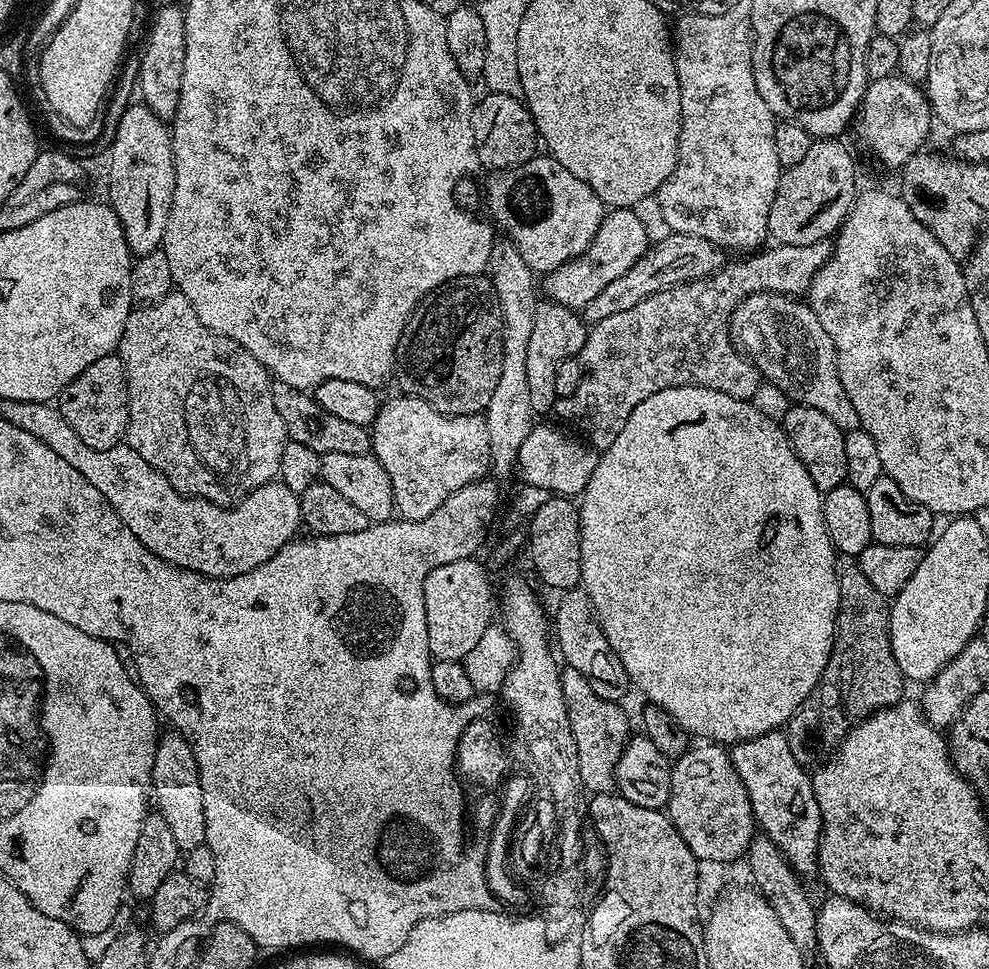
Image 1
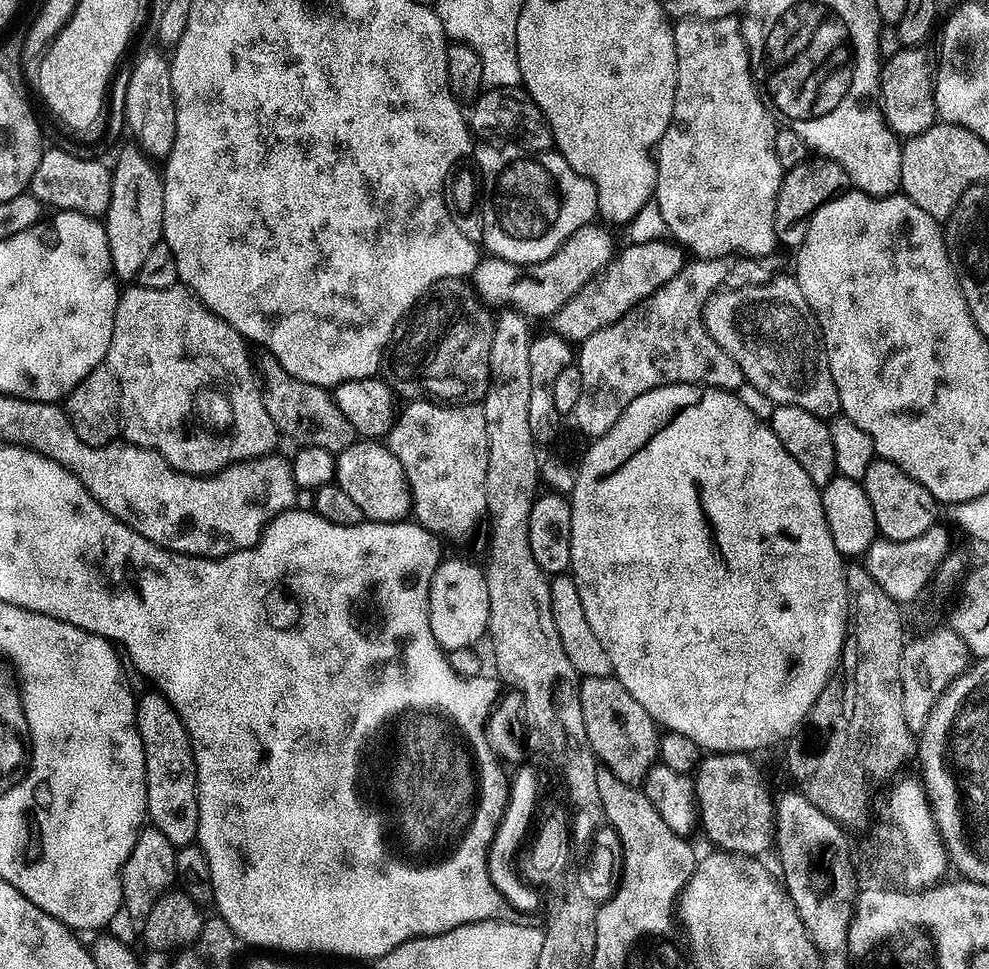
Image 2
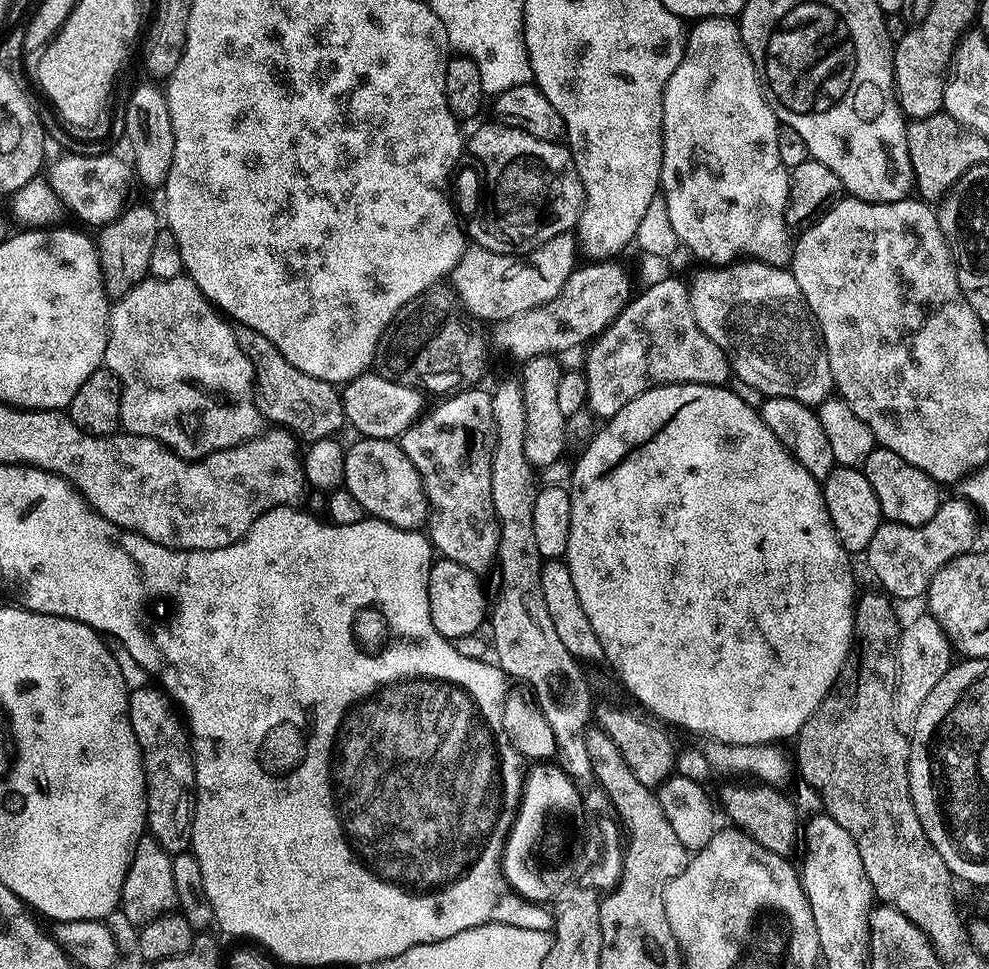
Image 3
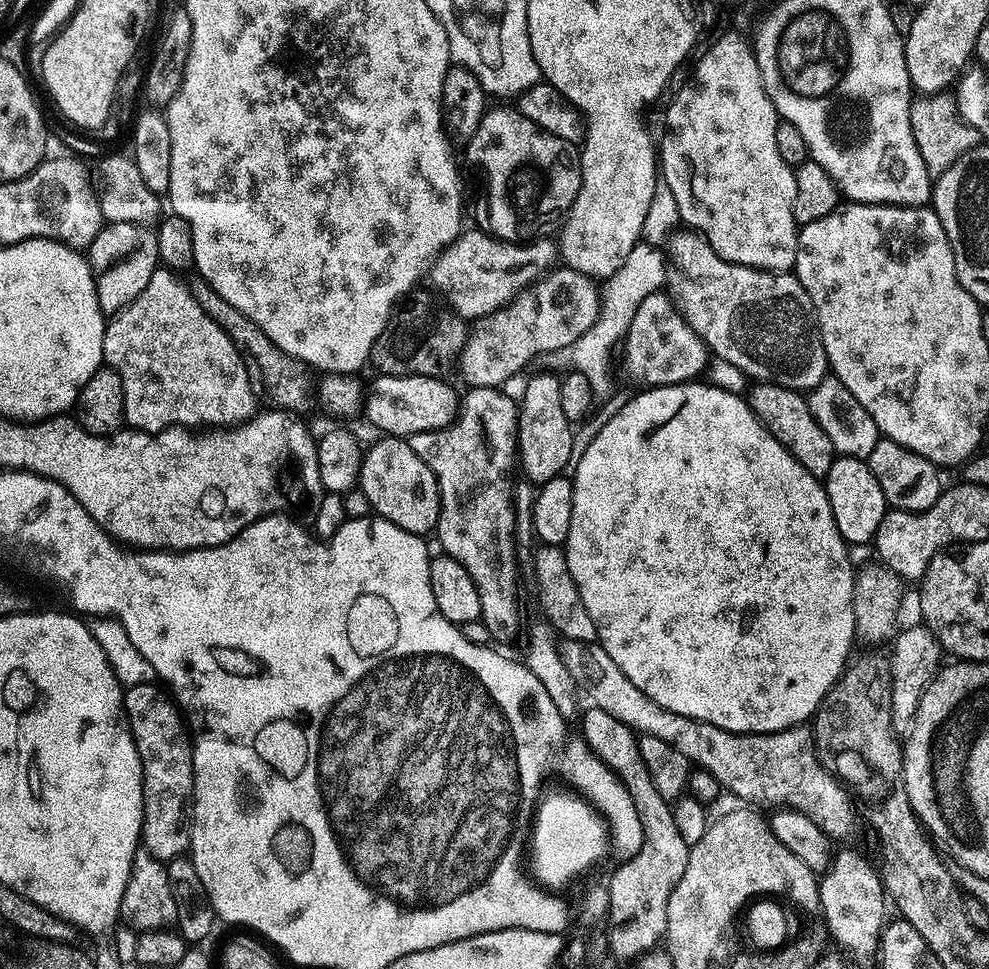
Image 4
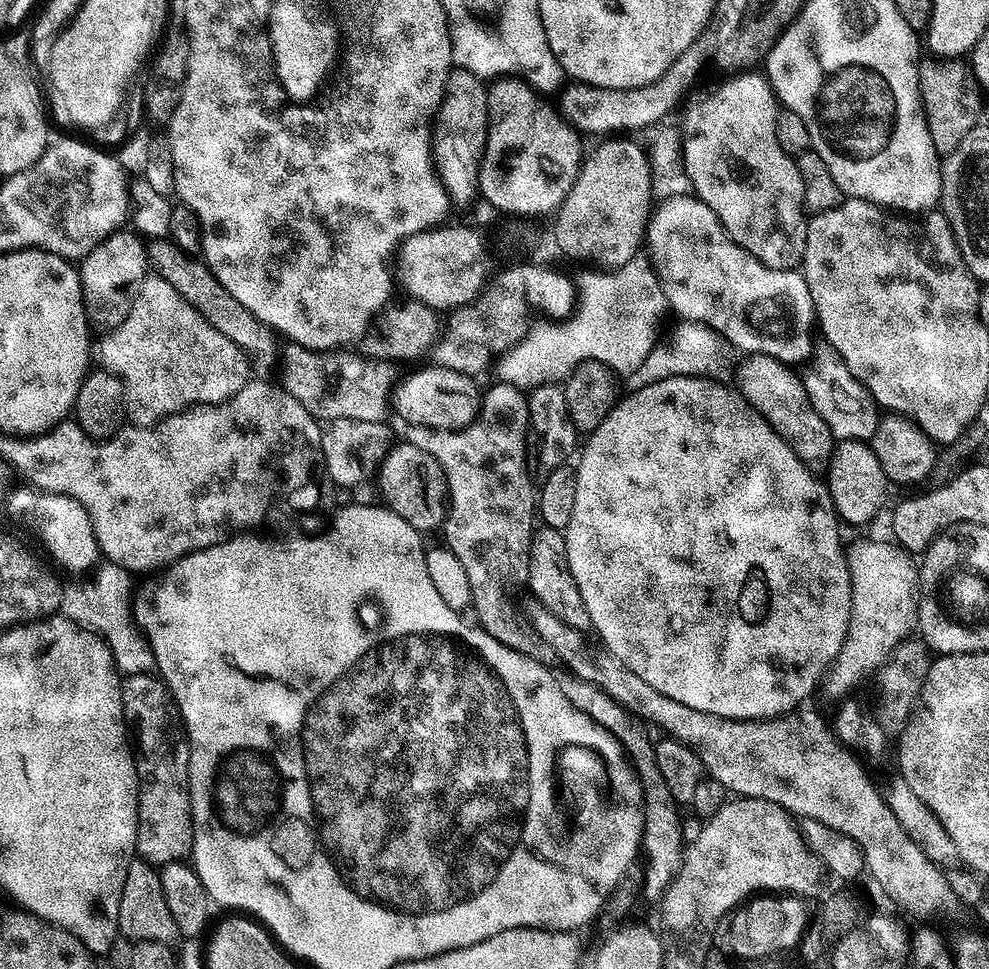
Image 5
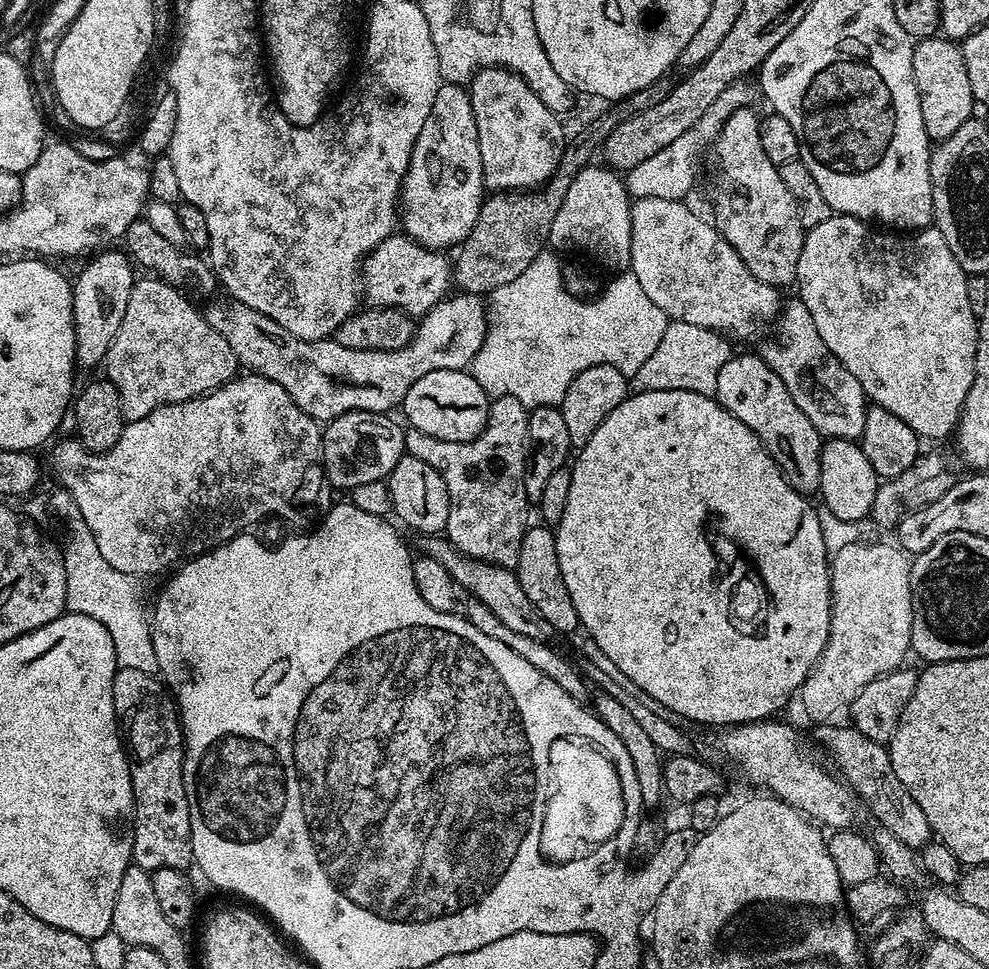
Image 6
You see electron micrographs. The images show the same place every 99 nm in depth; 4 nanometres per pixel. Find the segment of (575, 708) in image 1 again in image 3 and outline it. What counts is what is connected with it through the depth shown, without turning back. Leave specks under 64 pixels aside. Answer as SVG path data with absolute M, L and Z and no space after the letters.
M597 703L594 708L594 720L598 728L613 740L614 746L621 752L621 758L633 772L634 778L638 778L642 786L655 790L659 788L661 781L673 775L677 749L672 748L671 738L663 732L665 729L659 723L653 722L639 711L636 712L631 712L620 704Z

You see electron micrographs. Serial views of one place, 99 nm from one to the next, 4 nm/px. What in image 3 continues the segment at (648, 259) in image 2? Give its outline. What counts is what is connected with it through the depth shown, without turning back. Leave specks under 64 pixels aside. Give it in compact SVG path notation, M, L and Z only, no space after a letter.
M600 258L594 264L581 263L575 271L570 274L566 286L550 302L546 302L537 308L526 310L526 314L518 314L513 320L506 320L495 325L496 336L504 348L512 348L512 352L520 362L544 356L547 354L561 354L576 348L579 344L587 345L593 338L598 337L613 324L618 314L627 305L634 295L632 280L622 265L616 264L615 259Z

